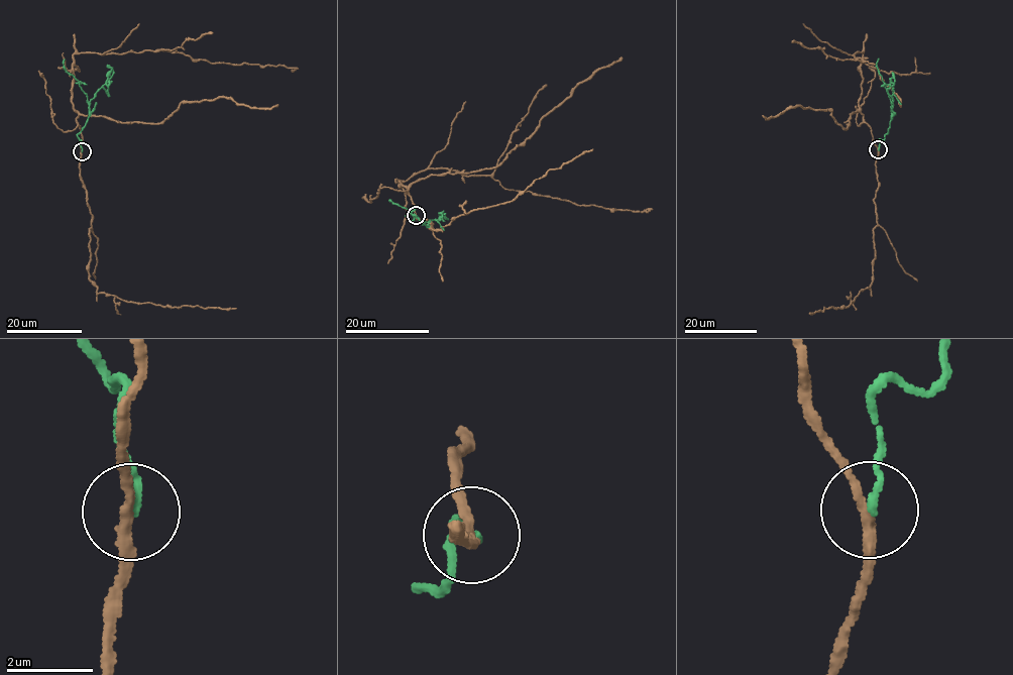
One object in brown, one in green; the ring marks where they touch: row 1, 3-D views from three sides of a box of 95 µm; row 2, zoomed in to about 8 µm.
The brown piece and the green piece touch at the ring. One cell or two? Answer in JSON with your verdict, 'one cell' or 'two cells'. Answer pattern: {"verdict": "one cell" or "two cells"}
{"verdict": "two cells"}

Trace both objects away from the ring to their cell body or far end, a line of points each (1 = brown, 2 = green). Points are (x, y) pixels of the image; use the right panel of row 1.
1: (878, 149), (859, 104), (863, 52), (854, 55), (873, 63), (885, 84), (901, 99), (901, 106)
2: (878, 149), (880, 139), (884, 138), (890, 127), (892, 106), (876, 68), (878, 59)

